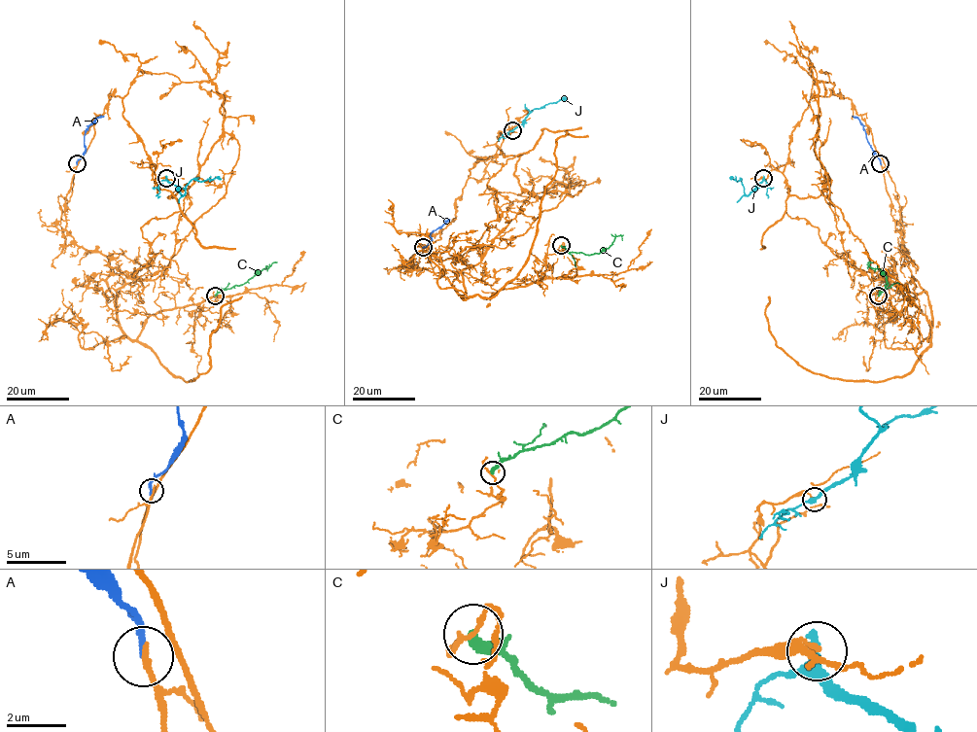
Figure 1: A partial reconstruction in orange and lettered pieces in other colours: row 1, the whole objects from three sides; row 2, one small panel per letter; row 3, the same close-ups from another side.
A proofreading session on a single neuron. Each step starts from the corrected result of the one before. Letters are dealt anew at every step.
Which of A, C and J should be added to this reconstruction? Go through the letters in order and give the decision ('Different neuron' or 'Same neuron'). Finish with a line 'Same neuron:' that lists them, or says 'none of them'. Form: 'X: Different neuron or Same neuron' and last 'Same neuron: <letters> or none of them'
A: Different neuron
C: Different neuron
J: Different neuron
Same neuron: none of them

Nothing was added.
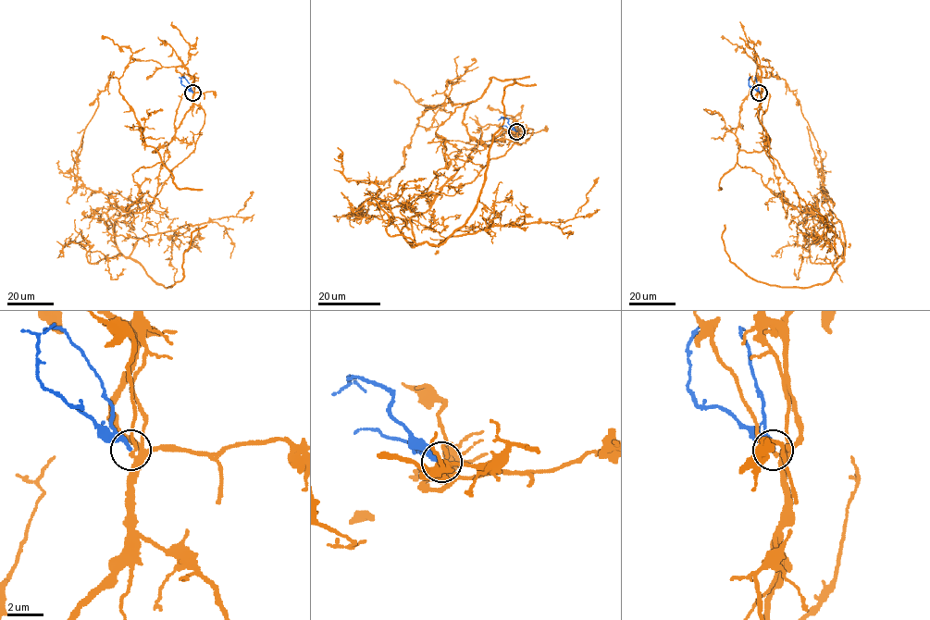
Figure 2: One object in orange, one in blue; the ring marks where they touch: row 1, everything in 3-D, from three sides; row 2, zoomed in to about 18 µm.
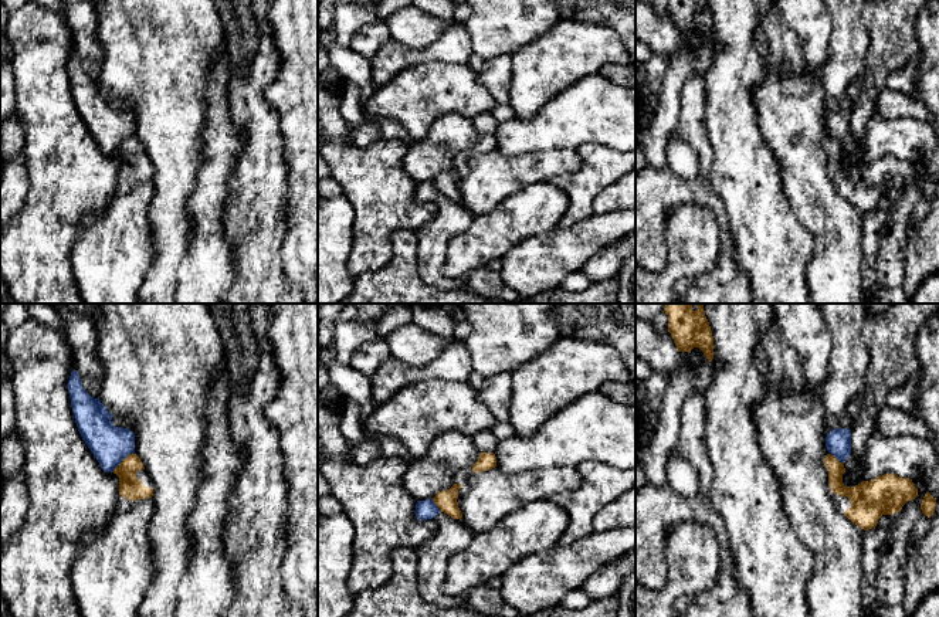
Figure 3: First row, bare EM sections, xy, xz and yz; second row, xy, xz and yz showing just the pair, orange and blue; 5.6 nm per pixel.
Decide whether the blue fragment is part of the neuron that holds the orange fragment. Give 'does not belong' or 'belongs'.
does not belong

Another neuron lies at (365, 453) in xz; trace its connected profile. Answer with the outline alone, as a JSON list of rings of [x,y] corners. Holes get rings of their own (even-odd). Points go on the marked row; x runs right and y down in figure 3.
[[[369,440],[349,445],[348,458],[360,467],[366,467],[380,457],[383,457],[380,445],[372,444]]]

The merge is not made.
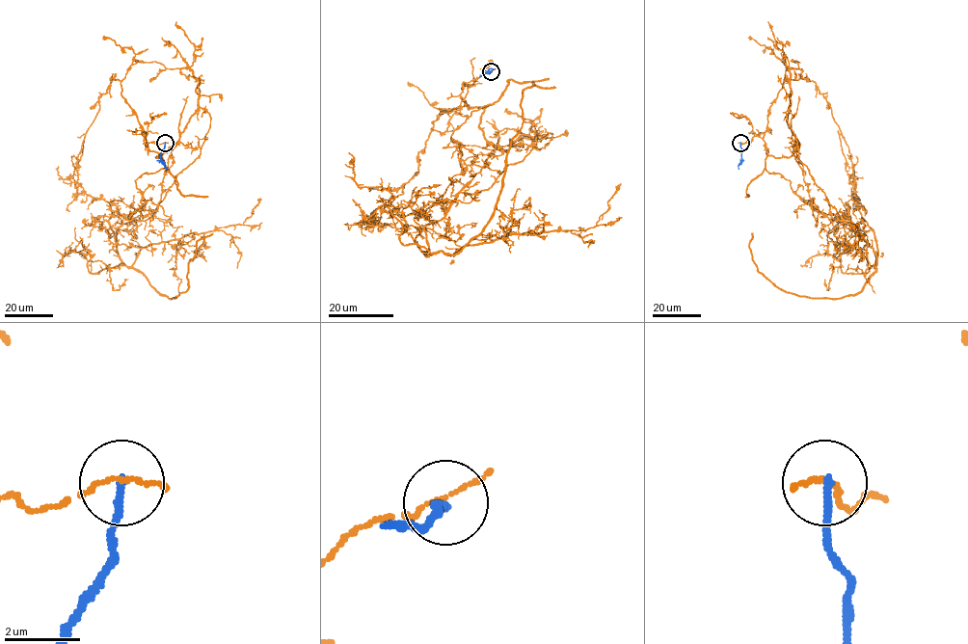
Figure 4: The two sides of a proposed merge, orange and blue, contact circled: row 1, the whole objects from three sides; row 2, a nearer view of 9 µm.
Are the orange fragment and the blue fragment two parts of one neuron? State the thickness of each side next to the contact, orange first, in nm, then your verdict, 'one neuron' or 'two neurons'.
calibres 90 and 200 nm; two neurons

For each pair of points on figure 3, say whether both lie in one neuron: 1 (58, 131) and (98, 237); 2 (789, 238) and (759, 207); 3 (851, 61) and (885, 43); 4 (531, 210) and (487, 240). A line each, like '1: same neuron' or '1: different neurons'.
1: different neurons
2: same neuron
3: different neurons
4: same neuron

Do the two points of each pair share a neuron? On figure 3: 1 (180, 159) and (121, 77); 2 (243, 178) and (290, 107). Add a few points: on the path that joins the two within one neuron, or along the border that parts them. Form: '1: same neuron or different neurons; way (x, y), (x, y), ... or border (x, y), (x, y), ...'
1: same neuron; way (170, 134), (169, 109), (146, 81)
2: different neurons; border (264, 92), (278, 115), (285, 155)

